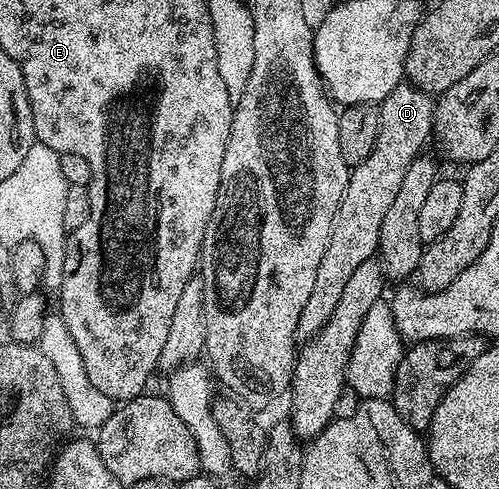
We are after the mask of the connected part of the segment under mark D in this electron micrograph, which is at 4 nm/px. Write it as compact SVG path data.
M408 83L397 85L387 99L379 102L379 135L375 139L375 147L371 147L371 155L367 155L363 163L352 166L343 199L331 223L331 235L323 251L323 259L319 259L319 271L315 271L311 296L299 314L298 342L310 341L325 326L353 272L361 264L374 260L379 247L379 231L383 231L383 219L403 184L403 175L407 175L407 167L411 167L413 160L422 156L424 149L421 148L430 144L434 104L430 94Z

